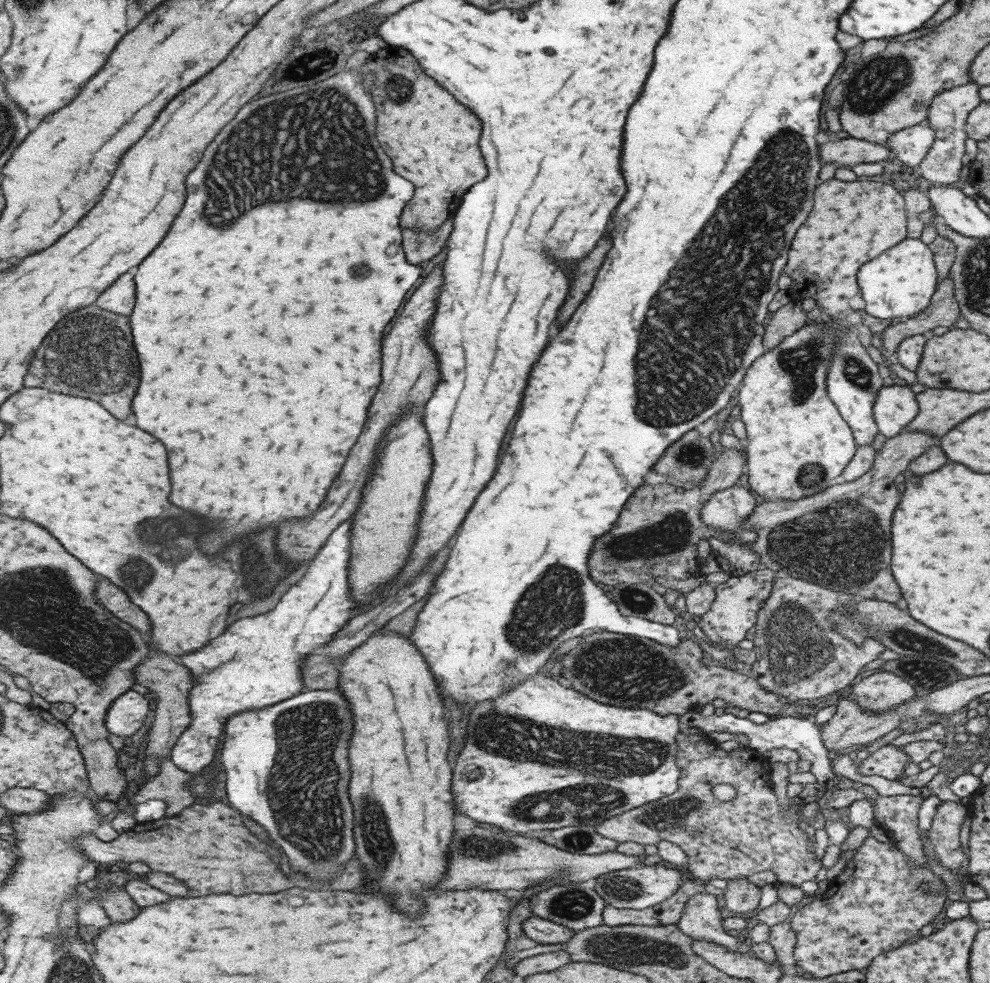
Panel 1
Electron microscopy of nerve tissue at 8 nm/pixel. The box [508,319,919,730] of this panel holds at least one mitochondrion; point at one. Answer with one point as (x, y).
(842, 543)

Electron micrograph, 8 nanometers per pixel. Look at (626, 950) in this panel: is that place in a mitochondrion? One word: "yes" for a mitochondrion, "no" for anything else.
yes

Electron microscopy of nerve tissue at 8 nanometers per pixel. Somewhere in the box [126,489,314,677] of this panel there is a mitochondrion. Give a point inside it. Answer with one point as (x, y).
(257, 575)

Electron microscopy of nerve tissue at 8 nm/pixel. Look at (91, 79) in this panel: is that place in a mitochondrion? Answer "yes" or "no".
no

